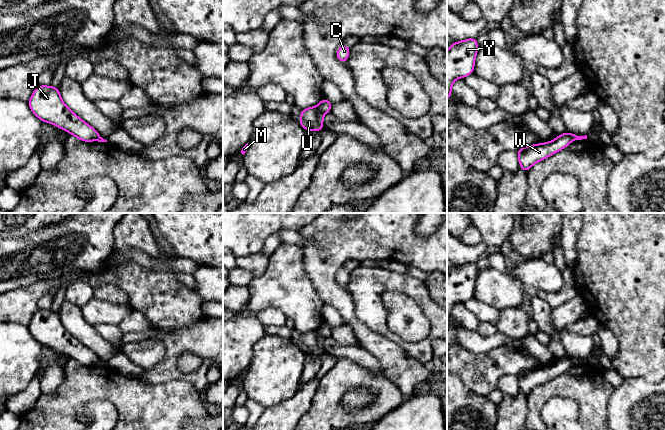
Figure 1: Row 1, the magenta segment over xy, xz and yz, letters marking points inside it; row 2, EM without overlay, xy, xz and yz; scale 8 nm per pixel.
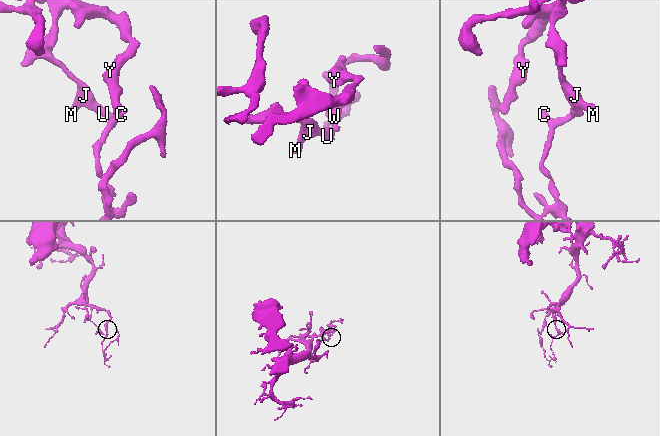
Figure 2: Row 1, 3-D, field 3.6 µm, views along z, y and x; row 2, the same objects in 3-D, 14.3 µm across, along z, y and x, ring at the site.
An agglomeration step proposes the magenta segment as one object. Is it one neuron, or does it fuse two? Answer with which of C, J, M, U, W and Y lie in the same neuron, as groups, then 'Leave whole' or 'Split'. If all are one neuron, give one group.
Groups: C W / J M U Y. Split

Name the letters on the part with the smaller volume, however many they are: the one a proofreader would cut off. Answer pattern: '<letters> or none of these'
C, W

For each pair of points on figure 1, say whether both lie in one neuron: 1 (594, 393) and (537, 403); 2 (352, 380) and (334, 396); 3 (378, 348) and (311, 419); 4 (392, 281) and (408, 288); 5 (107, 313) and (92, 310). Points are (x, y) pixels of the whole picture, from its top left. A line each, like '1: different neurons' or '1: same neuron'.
1: same neuron
2: same neuron
3: different neurons
4: same neuron
5: same neuron

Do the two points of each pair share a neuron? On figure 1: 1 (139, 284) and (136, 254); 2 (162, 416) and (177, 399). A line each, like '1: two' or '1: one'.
1: two
2: one

